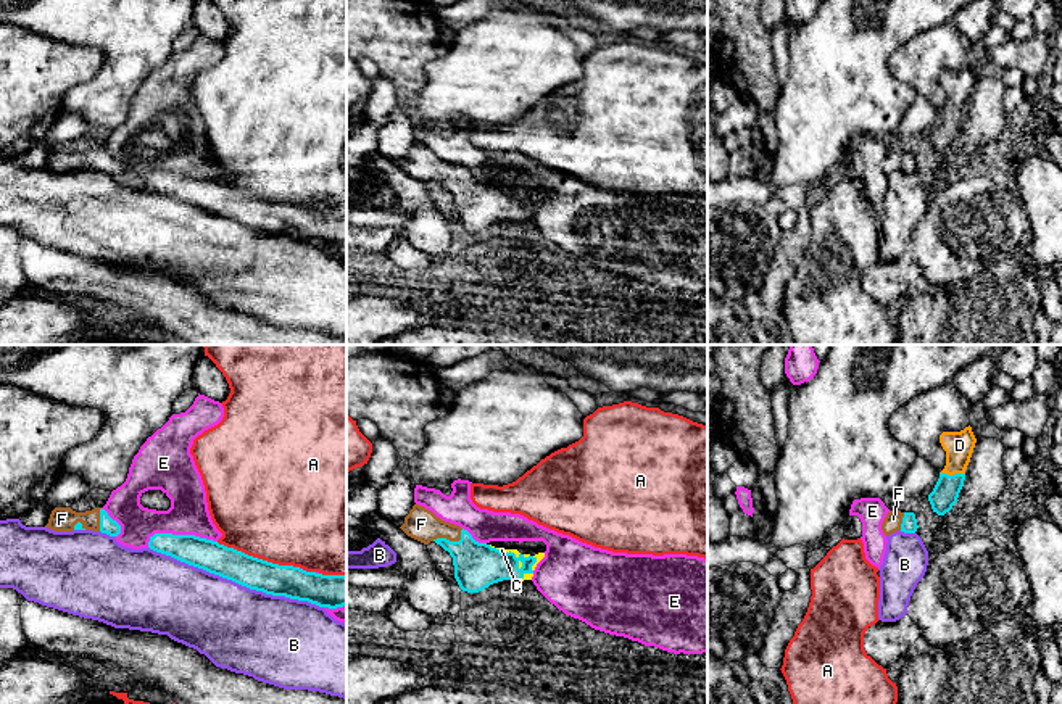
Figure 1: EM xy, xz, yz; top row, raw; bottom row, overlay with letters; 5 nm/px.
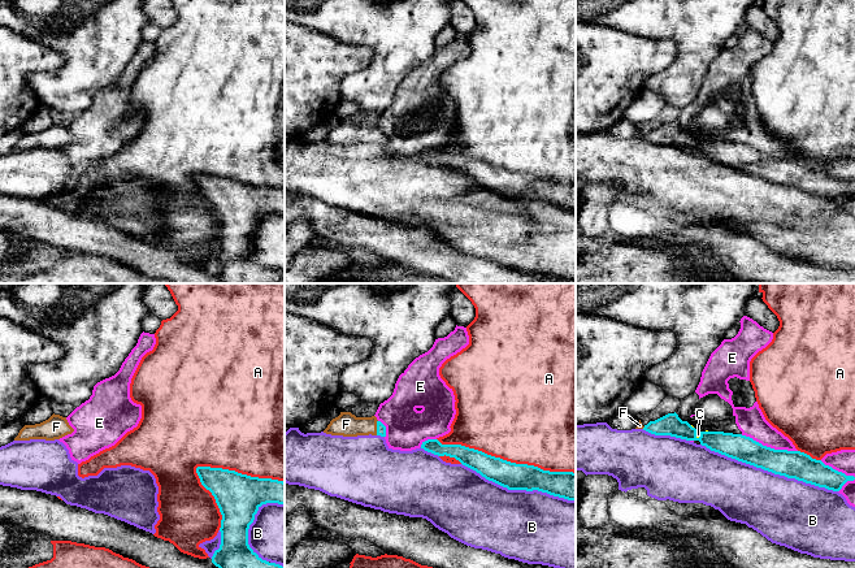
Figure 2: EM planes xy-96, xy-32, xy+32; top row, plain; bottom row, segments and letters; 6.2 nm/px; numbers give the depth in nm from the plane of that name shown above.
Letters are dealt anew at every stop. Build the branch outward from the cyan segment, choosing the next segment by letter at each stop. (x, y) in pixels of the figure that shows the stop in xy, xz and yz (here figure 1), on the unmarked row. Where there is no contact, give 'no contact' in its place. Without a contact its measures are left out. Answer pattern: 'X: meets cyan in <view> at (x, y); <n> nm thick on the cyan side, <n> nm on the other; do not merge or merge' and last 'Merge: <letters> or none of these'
A: meets cyan in xy at (266, 200); 160 nm thick on the cyan side, 500 nm on the other; do not merge
B: meets cyan in xy at (236, 221); 160 nm thick on the cyan side, 420 nm on the other; do not merge
C: meets cyan in xz at (510, 190); 240 nm thick on the cyan side, 20 nm on the other; merge
D: meets cyan in yz at (954, 113); 130 nm thick on the cyan side, 140 nm on the other; merge
E: meets cyan in xy at (179, 174); 150 nm thick on the cyan side, 200 nm on the other; do not merge
F: meets cyan in xz at (448, 179); 240 nm thick on the cyan side, 160 nm on the other; merge
Merge: C, D, F

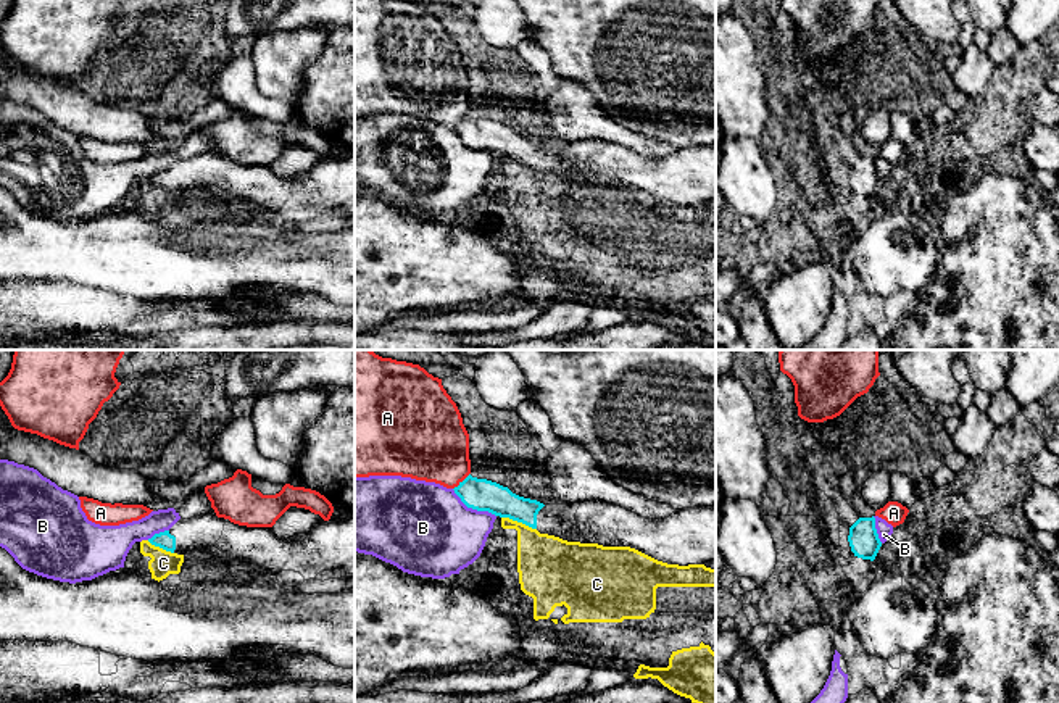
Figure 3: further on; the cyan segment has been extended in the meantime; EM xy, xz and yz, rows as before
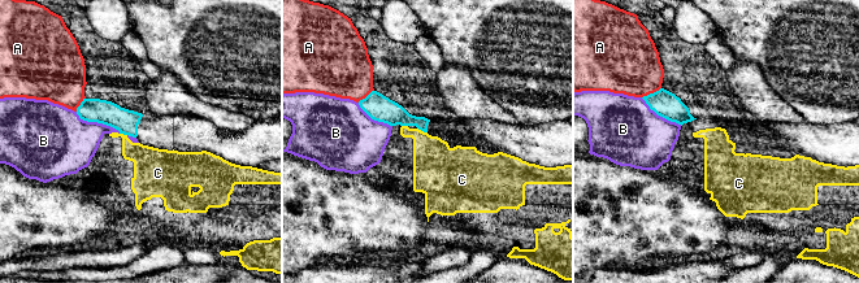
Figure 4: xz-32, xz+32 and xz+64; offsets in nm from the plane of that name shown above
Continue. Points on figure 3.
A: meets cyan in xz at (463, 120); 160 nm thick on the cyan side, 380 nm on the other; do not merge
B: meets cyan in xz at (473, 147); 160 nm thick on the cyan side, 440 nm on the other; do not merge
C: meets cyan in xz at (519, 160); 160 nm thick on the cyan side, 280 nm on the other; do not merge
Merge: none of these

